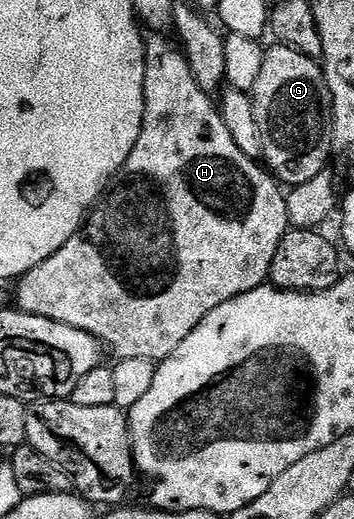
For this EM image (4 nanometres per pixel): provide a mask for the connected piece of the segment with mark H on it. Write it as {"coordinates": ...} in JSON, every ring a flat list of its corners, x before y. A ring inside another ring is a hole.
{"coordinates":[[150,34,145,37,146,42,146,65,144,66,144,118,142,119,142,129,140,138,136,138,136,146,132,146,132,154,124,162,121,175,113,181,112,187,99,199,98,203,90,209,83,225,78,229,52,258,40,262,32,270,28,270,17,281,18,304,17,311,27,312,40,318,55,320,61,324,72,326,76,330,82,330,92,335,101,342,107,349,115,352,115,357,127,360,128,358,148,358,155,362,167,360,200,326,200,322,216,306,224,306,232,298,240,294,248,294,252,290,263,287,267,283,272,258,276,258,276,250,280,242,286,236,291,227,286,196,280,187,279,181,255,157,246,156,236,142,232,142,232,134,228,134,228,126,224,126,224,118,221,111,216,107,211,97,200,86,196,86,196,78,192,78,192,70,177,43,171,42,167,35]]}

